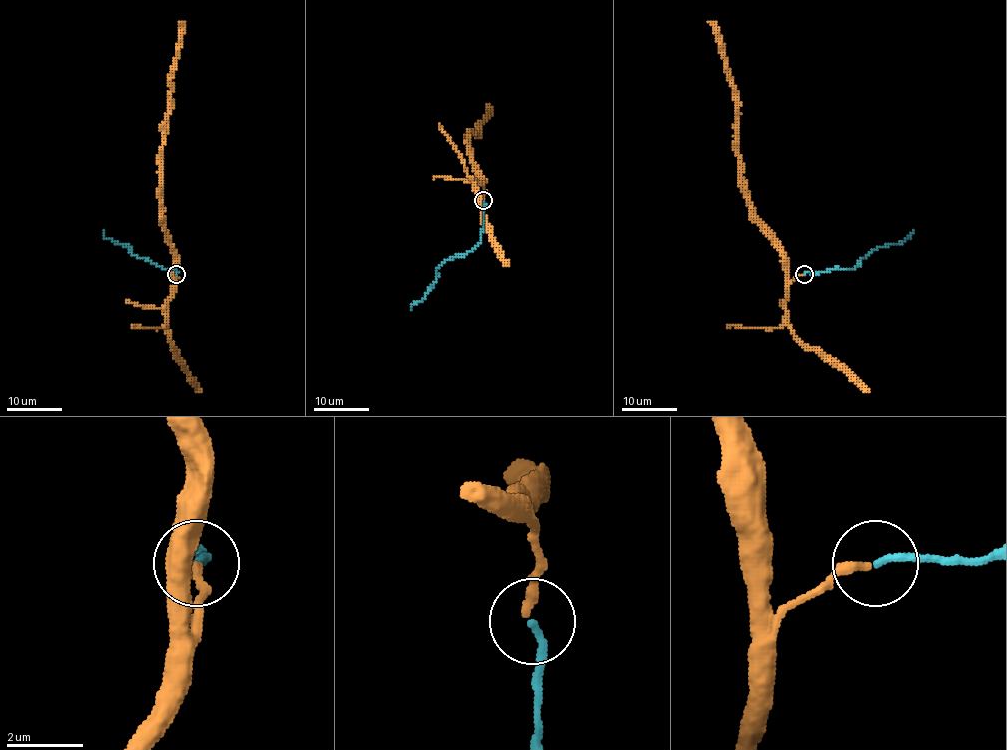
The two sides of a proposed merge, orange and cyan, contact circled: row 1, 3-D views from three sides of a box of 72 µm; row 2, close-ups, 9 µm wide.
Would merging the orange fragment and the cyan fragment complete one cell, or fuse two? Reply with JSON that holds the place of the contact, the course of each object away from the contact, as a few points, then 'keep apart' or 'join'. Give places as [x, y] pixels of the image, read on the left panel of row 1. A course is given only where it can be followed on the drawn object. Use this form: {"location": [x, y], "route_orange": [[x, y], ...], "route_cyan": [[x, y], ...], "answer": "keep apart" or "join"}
{"location": [176, 274], "route_orange": [[175, 274], [177, 278], [174, 278], [174, 252], [160, 202], [160, 182], [161, 147], [181, 26], [178, 21]], "route_cyan": [[175, 274], [174, 268], [163, 268], [138, 259], [128, 246], [106, 238], [103, 231]], "answer": "join"}

